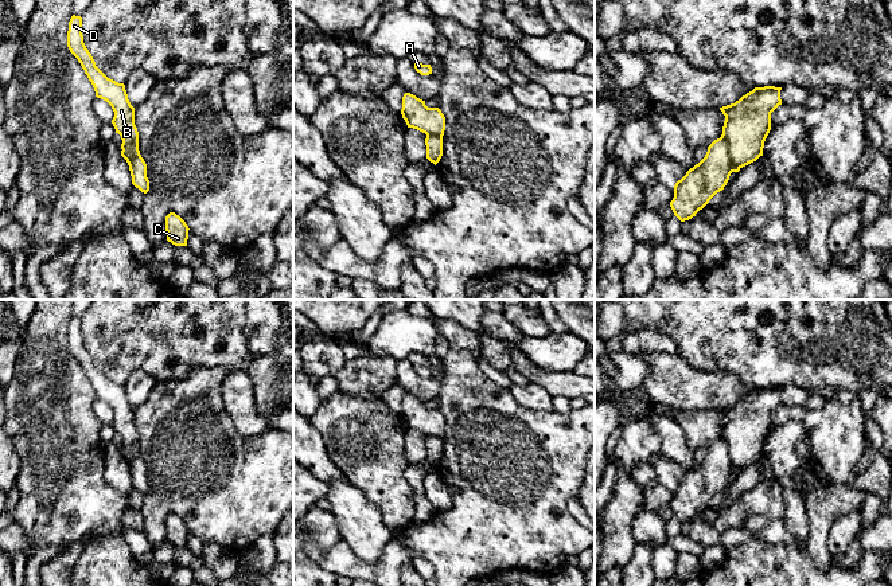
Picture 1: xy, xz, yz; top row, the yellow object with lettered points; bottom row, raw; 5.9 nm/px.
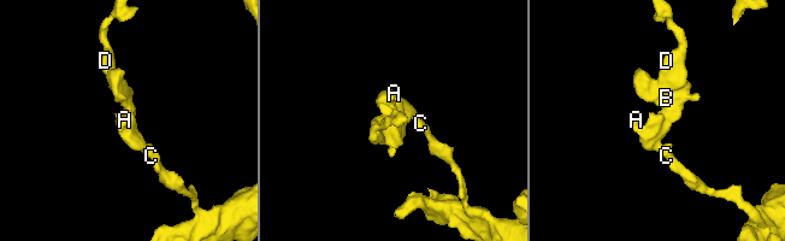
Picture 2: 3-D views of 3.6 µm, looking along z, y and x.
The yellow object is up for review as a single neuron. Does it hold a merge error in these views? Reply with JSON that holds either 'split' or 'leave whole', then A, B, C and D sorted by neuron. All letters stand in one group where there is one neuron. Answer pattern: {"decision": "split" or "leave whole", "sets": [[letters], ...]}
{"decision": "split", "sets": [["A", "C"], ["B", "D"]]}

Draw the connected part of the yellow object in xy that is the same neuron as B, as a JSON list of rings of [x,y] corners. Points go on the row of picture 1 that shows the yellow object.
[[[73,15],[69,22],[67,47],[85,70],[85,74],[94,87],[96,97],[106,101],[112,106],[114,112],[112,124],[116,133],[121,136],[121,149],[124,149],[129,157],[140,153],[139,132],[135,125],[135,108],[128,99],[125,85],[108,78],[96,66],[91,54],[83,43],[81,16]]]

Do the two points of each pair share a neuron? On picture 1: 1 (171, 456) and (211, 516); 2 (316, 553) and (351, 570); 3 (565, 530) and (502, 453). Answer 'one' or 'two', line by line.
1: one
2: one
3: one

